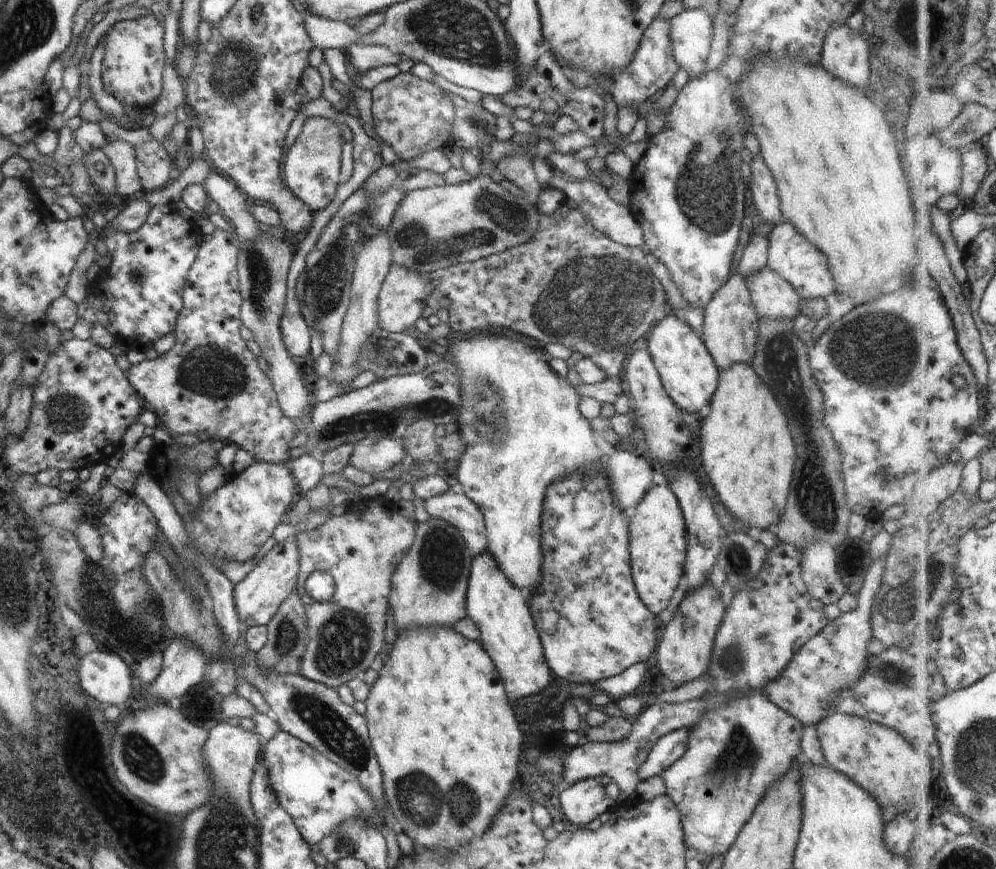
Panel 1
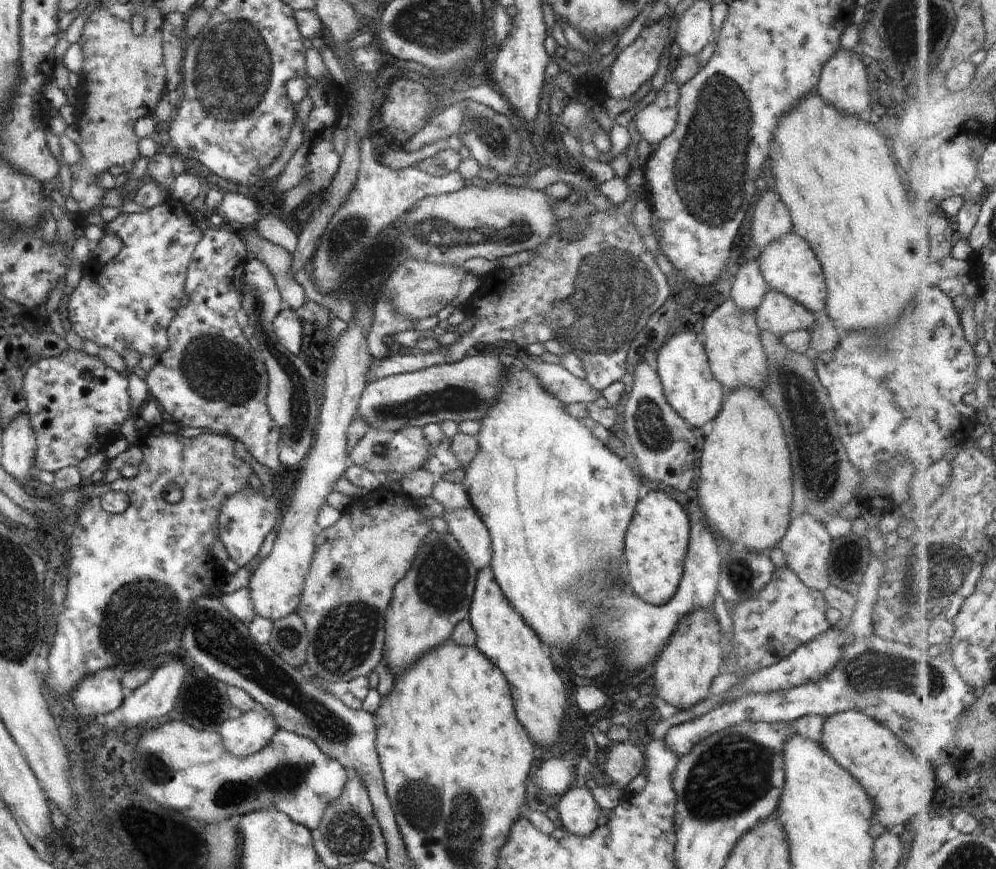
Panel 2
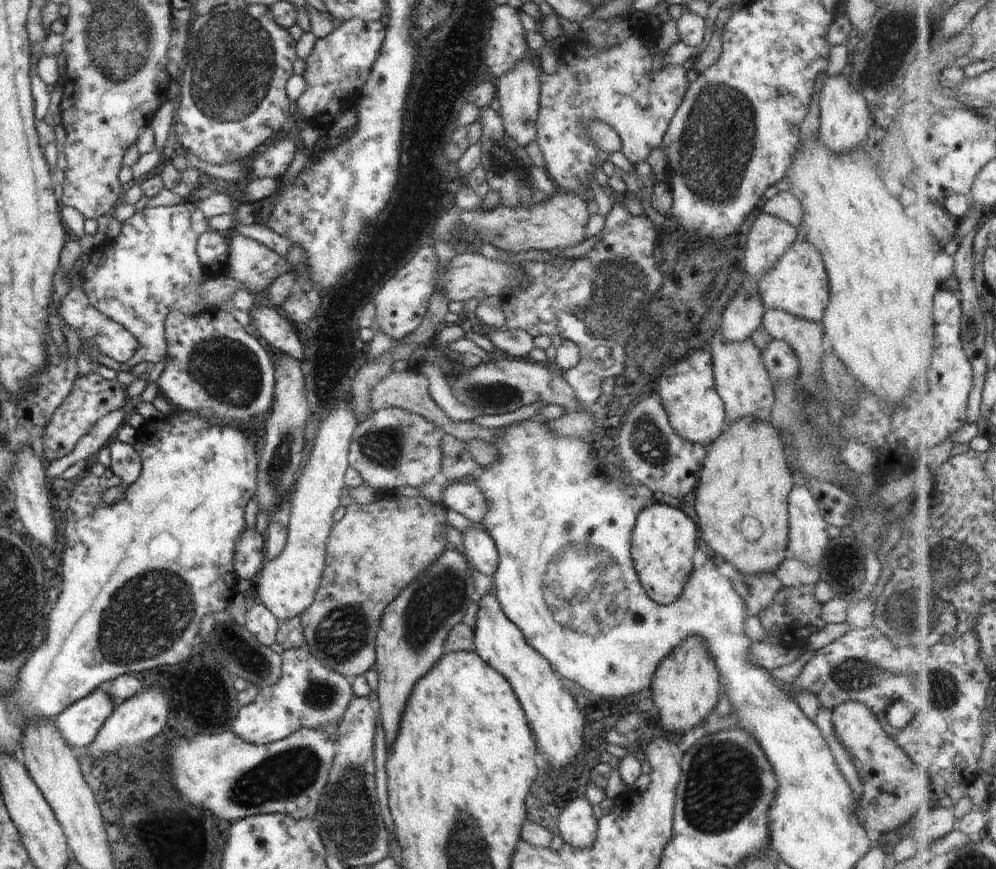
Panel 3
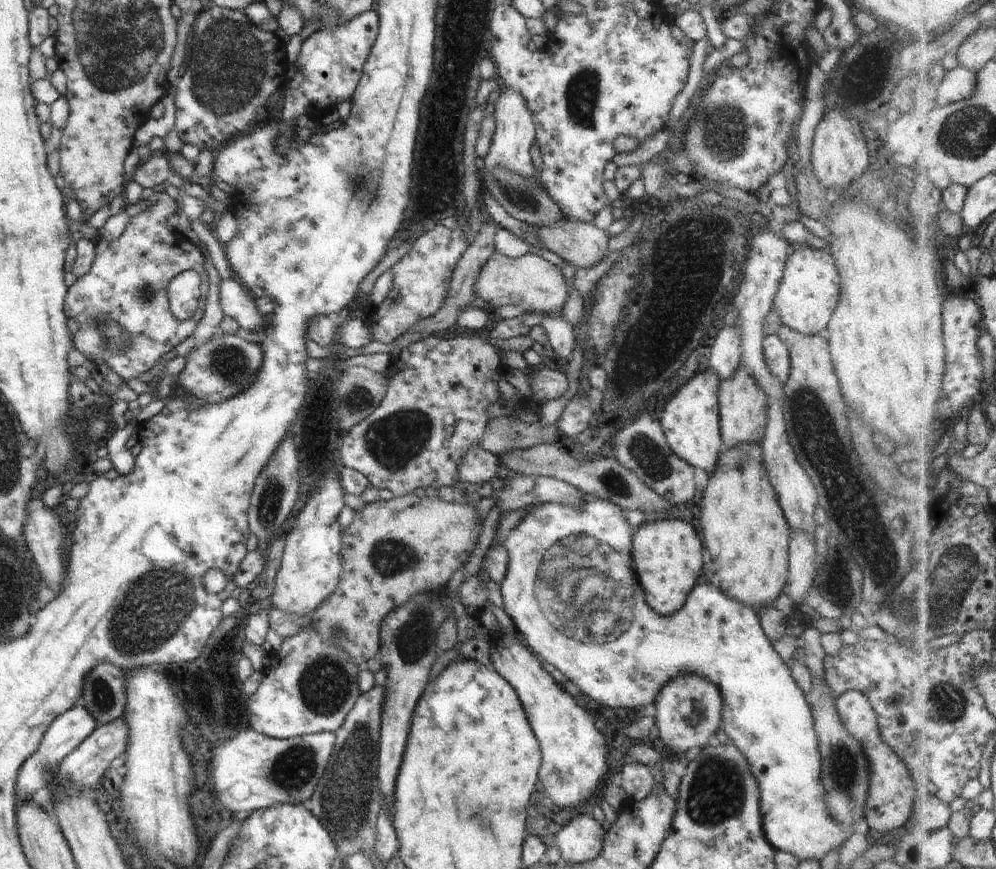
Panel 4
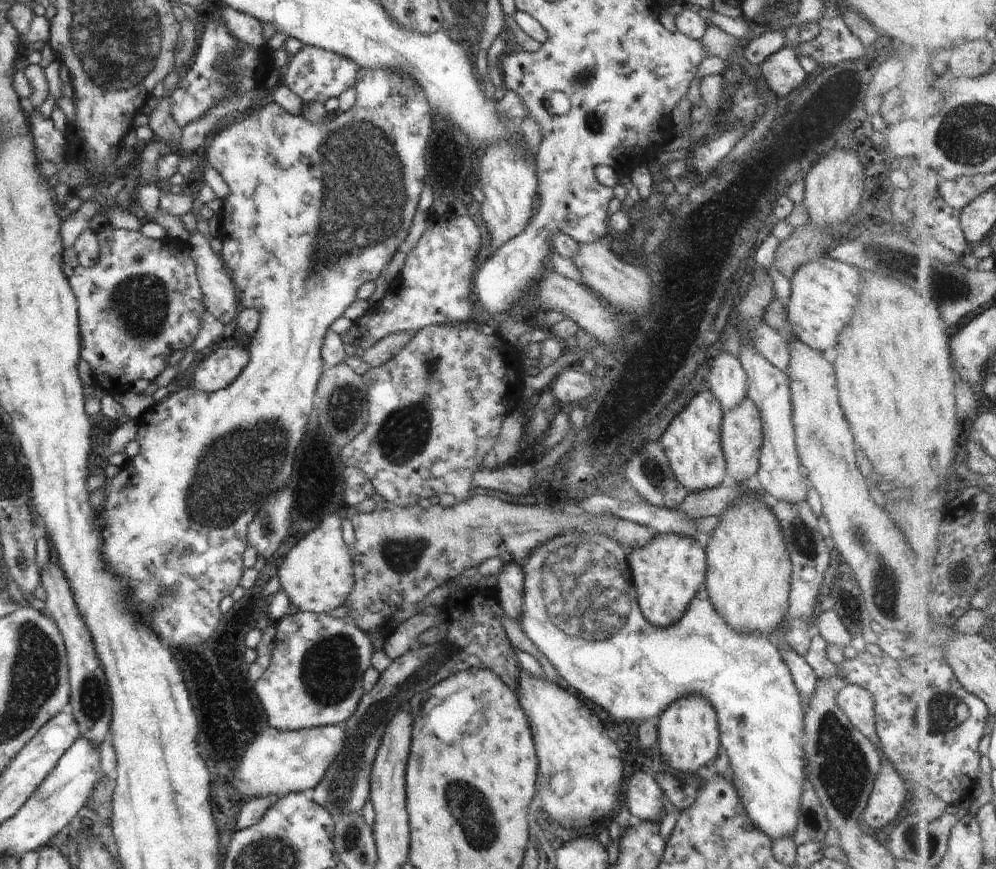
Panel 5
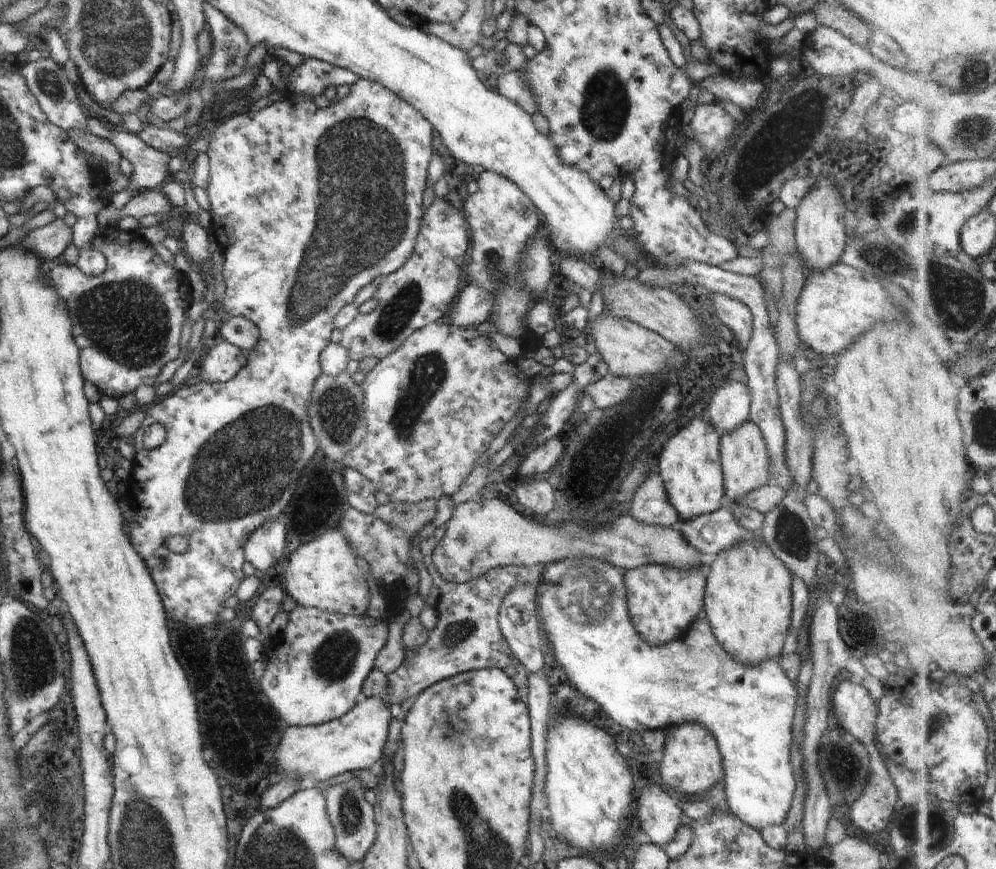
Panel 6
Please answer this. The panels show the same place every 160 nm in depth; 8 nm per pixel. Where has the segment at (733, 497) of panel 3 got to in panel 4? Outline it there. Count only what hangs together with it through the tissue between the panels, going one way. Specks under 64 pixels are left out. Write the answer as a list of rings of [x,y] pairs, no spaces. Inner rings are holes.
[[[740,443],[720,453],[716,468],[709,472],[704,492],[696,503],[701,510],[700,524],[704,544],[717,568],[714,581],[725,595],[748,605],[754,612],[773,605],[789,578],[789,542],[791,528],[779,505],[776,491],[762,462],[761,443]]]

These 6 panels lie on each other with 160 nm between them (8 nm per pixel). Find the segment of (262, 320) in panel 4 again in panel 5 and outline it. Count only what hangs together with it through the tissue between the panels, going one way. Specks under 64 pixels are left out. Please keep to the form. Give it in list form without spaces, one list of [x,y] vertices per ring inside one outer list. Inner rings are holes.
[[[200,232],[188,240],[196,274],[203,292],[207,312],[224,325],[234,322],[239,315],[237,292],[233,280],[226,273],[225,264],[212,251],[210,243]]]

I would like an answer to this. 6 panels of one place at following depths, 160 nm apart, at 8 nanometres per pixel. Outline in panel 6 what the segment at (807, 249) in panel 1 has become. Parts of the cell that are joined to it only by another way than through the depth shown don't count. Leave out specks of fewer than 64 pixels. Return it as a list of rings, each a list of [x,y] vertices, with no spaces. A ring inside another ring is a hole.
[[[842,262],[834,263],[823,271],[808,273],[796,305],[797,329],[807,352],[823,356],[839,353],[860,334],[864,334],[870,326],[874,326],[876,320],[890,320],[892,314],[894,318],[906,319],[906,316],[900,316],[900,312],[896,312],[888,292],[878,282],[872,275]]]

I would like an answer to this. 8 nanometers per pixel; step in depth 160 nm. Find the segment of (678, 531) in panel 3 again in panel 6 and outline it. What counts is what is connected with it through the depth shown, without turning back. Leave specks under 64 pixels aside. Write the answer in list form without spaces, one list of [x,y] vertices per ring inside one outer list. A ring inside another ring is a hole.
[[[646,564],[622,573],[626,588],[628,620],[638,636],[642,636],[650,646],[670,644],[684,636],[688,626],[703,613],[705,598],[705,568],[694,568],[686,572],[676,572],[656,564]]]

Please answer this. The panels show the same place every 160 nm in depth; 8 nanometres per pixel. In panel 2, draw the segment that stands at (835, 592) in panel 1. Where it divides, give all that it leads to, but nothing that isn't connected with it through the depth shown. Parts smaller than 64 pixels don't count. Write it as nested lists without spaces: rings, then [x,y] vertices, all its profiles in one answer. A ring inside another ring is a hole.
[[[804,513],[790,520],[786,534],[778,542],[786,558],[786,564],[808,588],[816,589],[821,593],[832,585],[827,575],[832,539],[826,526],[816,521],[812,515]]]

